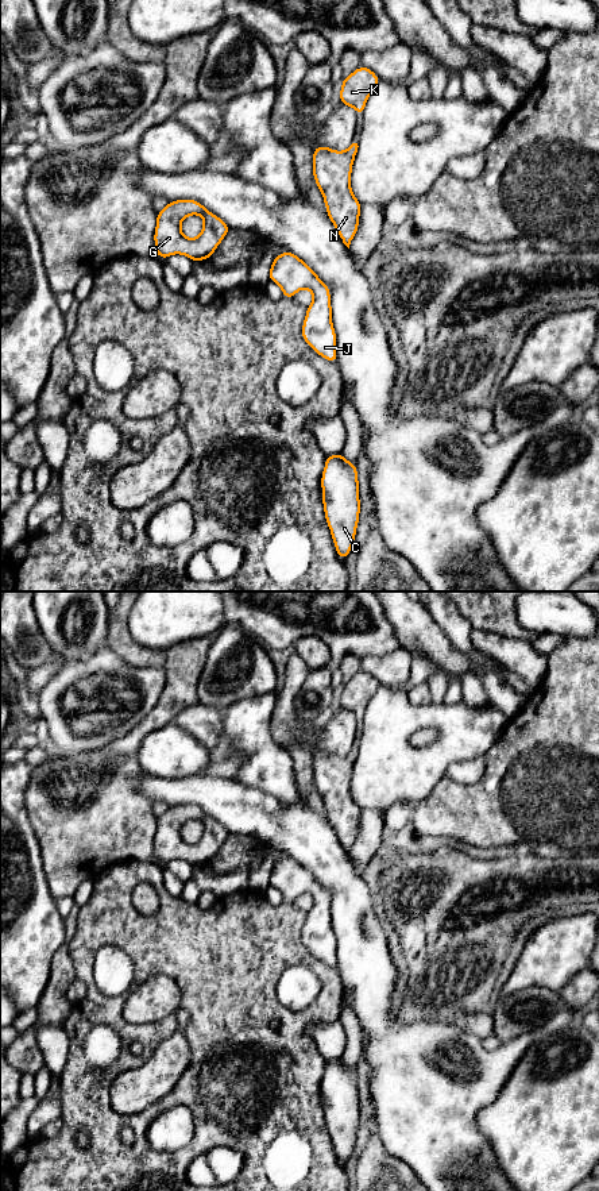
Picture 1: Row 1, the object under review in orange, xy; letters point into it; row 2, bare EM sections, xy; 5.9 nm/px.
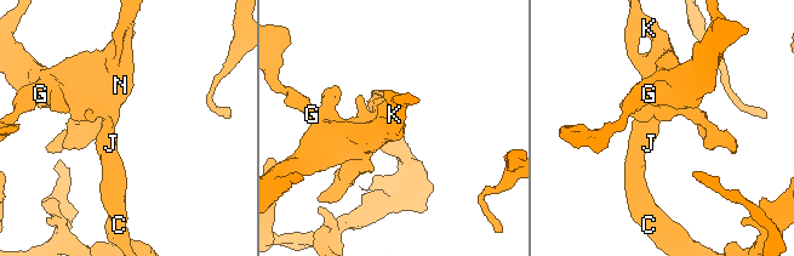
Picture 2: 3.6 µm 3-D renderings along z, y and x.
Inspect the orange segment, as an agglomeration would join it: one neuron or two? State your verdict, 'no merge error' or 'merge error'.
no merge error

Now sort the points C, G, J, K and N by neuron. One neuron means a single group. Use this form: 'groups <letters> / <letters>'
groups C G J K N

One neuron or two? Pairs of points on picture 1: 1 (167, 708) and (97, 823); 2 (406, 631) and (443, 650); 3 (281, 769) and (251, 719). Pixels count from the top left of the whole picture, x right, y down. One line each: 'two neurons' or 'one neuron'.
1: one neuron
2: one neuron
3: one neuron

